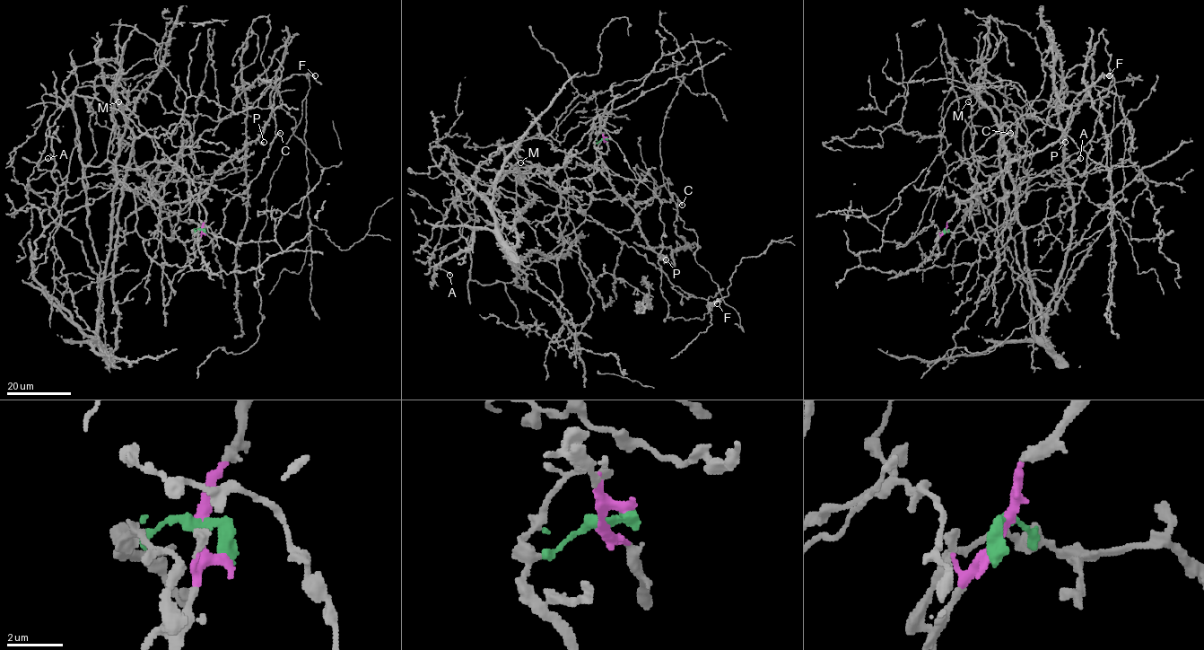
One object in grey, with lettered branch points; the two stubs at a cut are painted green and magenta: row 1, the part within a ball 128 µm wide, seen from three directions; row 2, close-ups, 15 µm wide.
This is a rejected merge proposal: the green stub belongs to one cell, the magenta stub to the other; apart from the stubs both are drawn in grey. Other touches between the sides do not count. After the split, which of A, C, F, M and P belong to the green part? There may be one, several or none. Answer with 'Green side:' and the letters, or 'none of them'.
Green side: A, C, F, M

